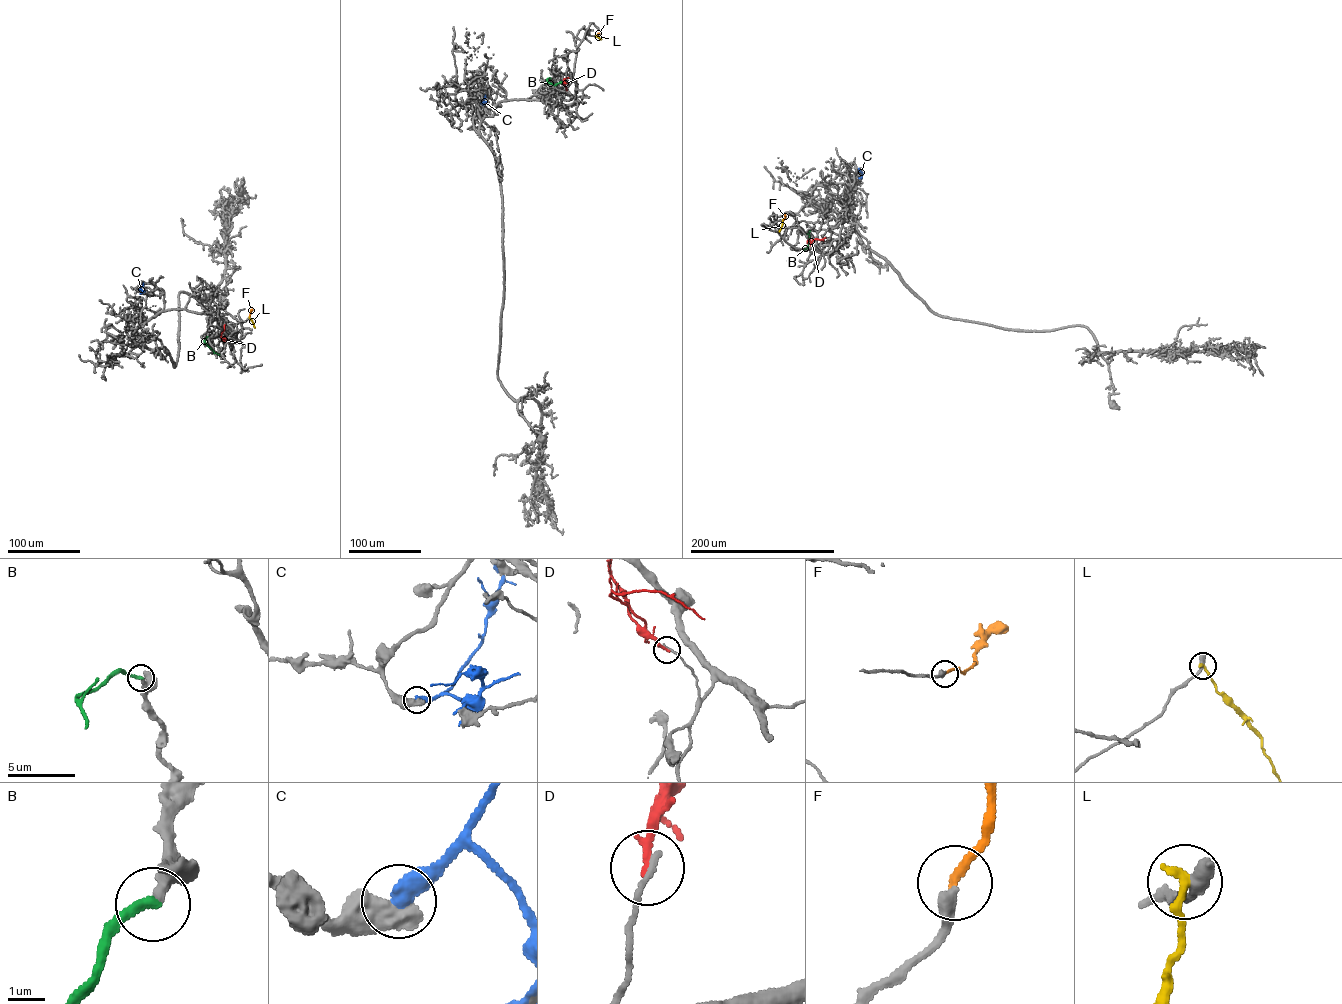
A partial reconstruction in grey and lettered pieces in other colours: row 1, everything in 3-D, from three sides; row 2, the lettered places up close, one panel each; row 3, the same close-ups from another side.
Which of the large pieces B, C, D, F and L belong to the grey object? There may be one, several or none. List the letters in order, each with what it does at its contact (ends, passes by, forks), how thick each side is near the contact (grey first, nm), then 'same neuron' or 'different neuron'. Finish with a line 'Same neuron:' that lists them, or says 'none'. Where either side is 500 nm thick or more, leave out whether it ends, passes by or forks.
B: it ends | 360/260 nm | same neuron
C: 650/500 nm | different neuron
D: it ends | 170/200 nm | different neuron
F: it ends | 360/200 nm | same neuron
L: it ends | 440/240 nm | different neuron
Same neuron: B, F

